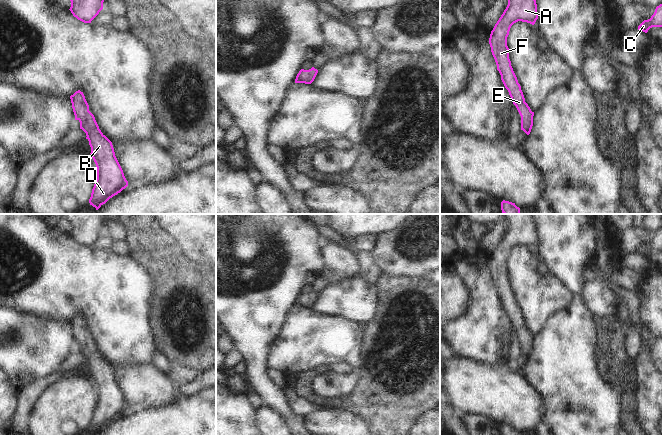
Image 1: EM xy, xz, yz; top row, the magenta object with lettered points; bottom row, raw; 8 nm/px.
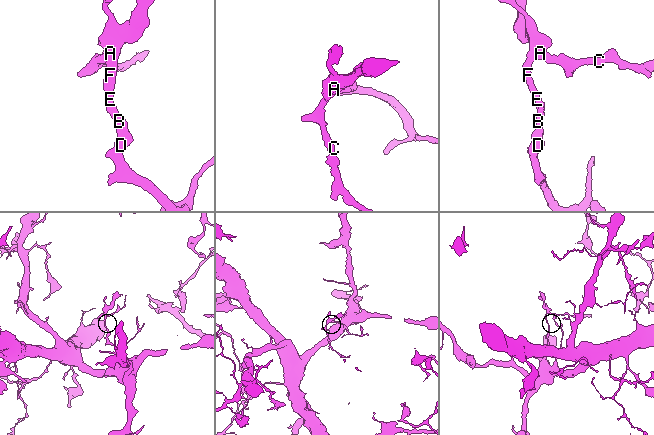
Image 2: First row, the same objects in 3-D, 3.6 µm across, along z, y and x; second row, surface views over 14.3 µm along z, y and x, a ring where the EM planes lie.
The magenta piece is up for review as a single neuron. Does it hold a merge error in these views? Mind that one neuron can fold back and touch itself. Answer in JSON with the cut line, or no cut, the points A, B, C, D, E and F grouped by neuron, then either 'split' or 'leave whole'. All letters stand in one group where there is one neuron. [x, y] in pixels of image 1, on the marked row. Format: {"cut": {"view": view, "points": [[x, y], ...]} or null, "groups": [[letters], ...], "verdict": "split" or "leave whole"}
{"cut": null, "groups": [["A", "B", "C", "D", "E", "F"]], "verdict": "leave whole"}

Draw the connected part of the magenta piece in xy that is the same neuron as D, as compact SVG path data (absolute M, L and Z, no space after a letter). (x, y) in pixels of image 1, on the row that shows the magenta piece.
M76 91L70 96L75 120L80 122L80 129L86 133L86 139L89 141L91 147L91 157L93 158L97 167L97 179L92 189L91 197L89 199L90 205L98 210L110 198L120 193L128 186L123 170L115 156L112 142L101 132L95 120L94 115L89 111L89 105L85 99L83 92Z

